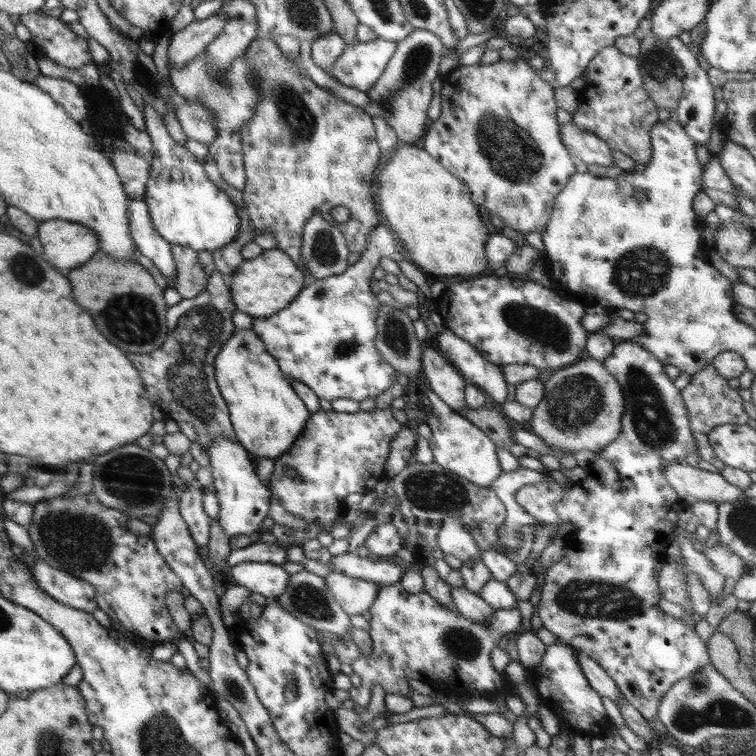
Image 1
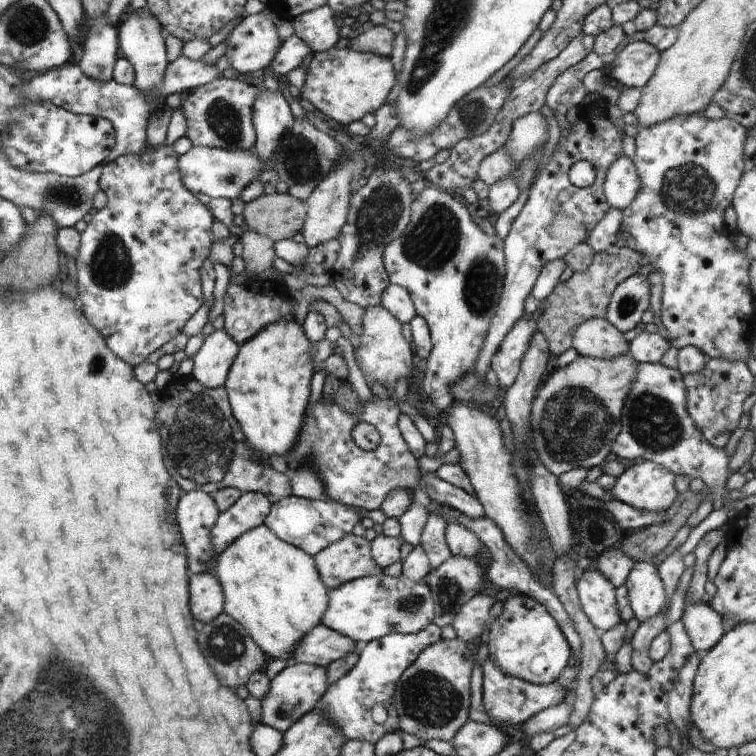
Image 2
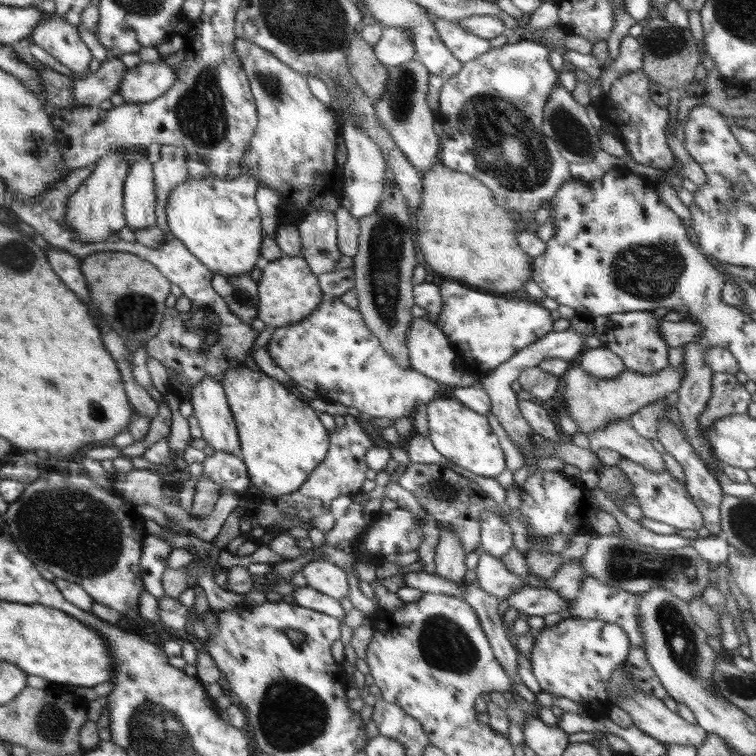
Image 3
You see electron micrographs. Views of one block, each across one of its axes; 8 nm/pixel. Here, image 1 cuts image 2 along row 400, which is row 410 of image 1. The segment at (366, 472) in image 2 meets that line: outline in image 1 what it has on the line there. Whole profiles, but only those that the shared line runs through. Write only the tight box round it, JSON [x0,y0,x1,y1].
[269,406,404,532]

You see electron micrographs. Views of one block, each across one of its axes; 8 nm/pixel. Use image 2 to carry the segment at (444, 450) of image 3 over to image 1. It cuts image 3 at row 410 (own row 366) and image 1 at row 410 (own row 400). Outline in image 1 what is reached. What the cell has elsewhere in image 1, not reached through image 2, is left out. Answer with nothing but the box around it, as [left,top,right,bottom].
[413,376,503,488]

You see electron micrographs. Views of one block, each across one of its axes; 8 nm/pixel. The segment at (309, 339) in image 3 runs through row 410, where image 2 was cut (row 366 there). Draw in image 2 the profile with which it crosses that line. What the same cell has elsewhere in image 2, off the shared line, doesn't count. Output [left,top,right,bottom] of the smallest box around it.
[354,305,415,387]

